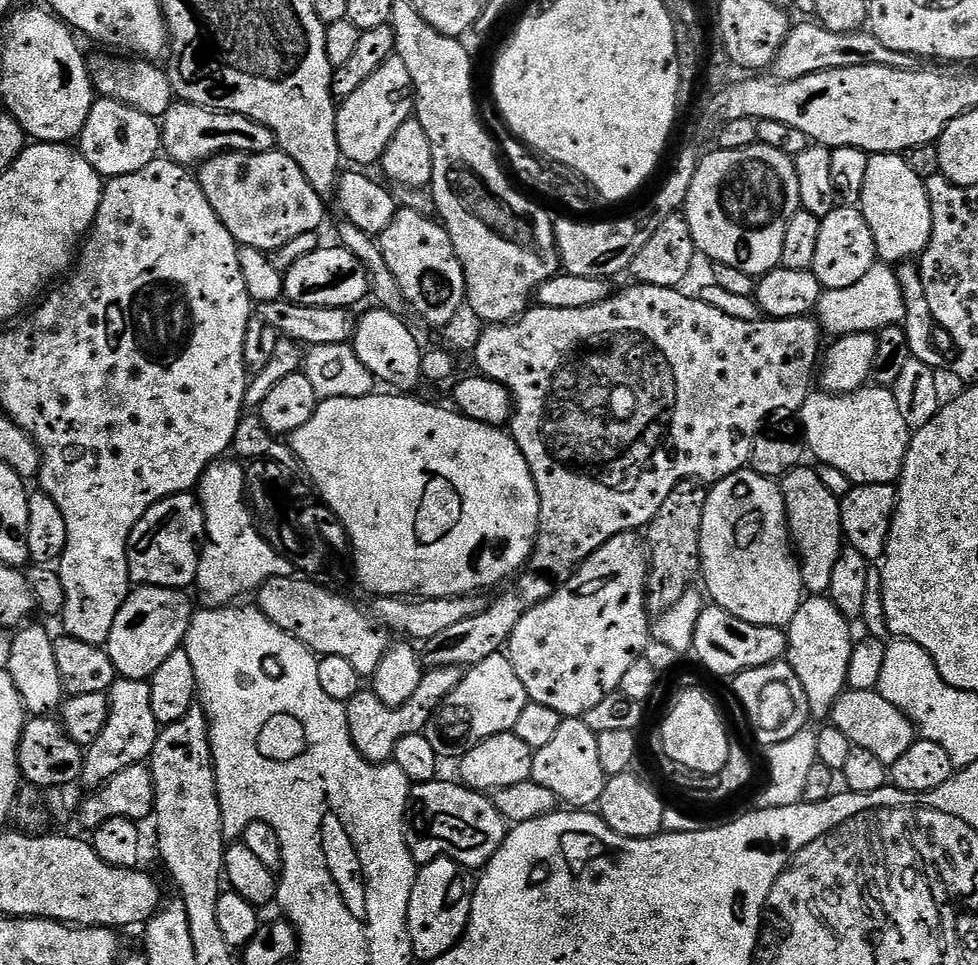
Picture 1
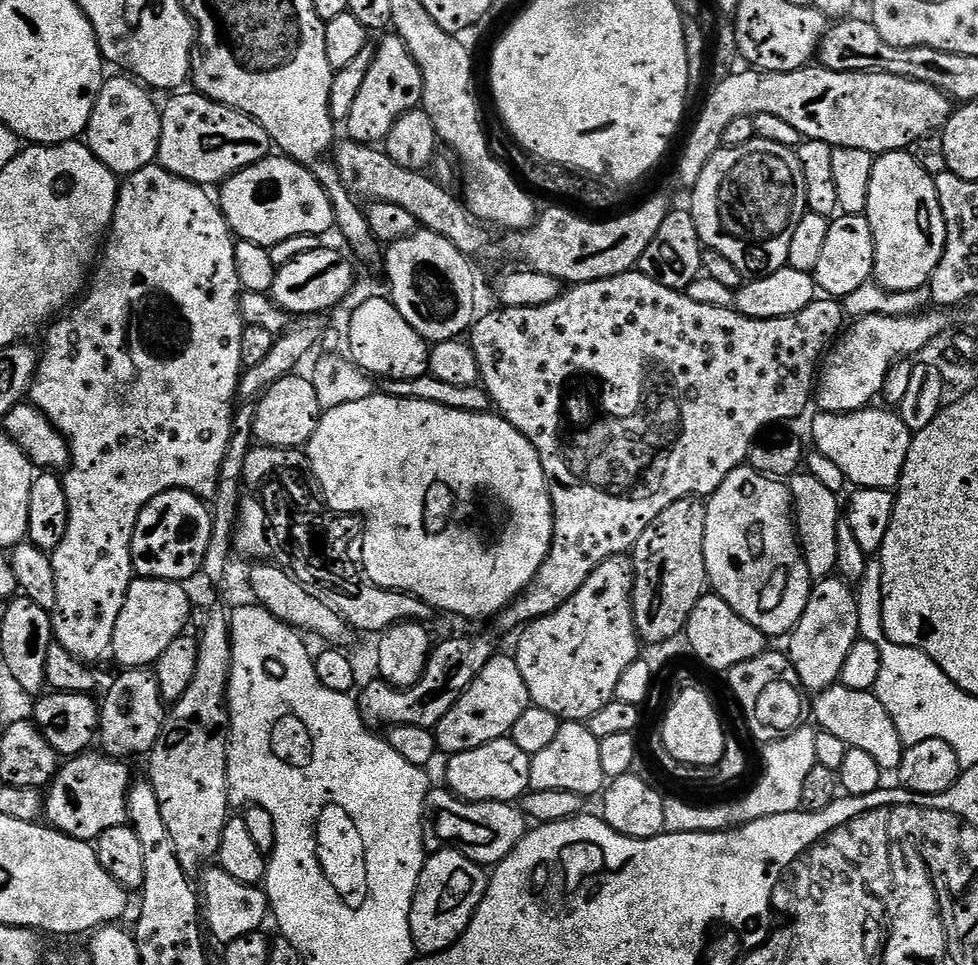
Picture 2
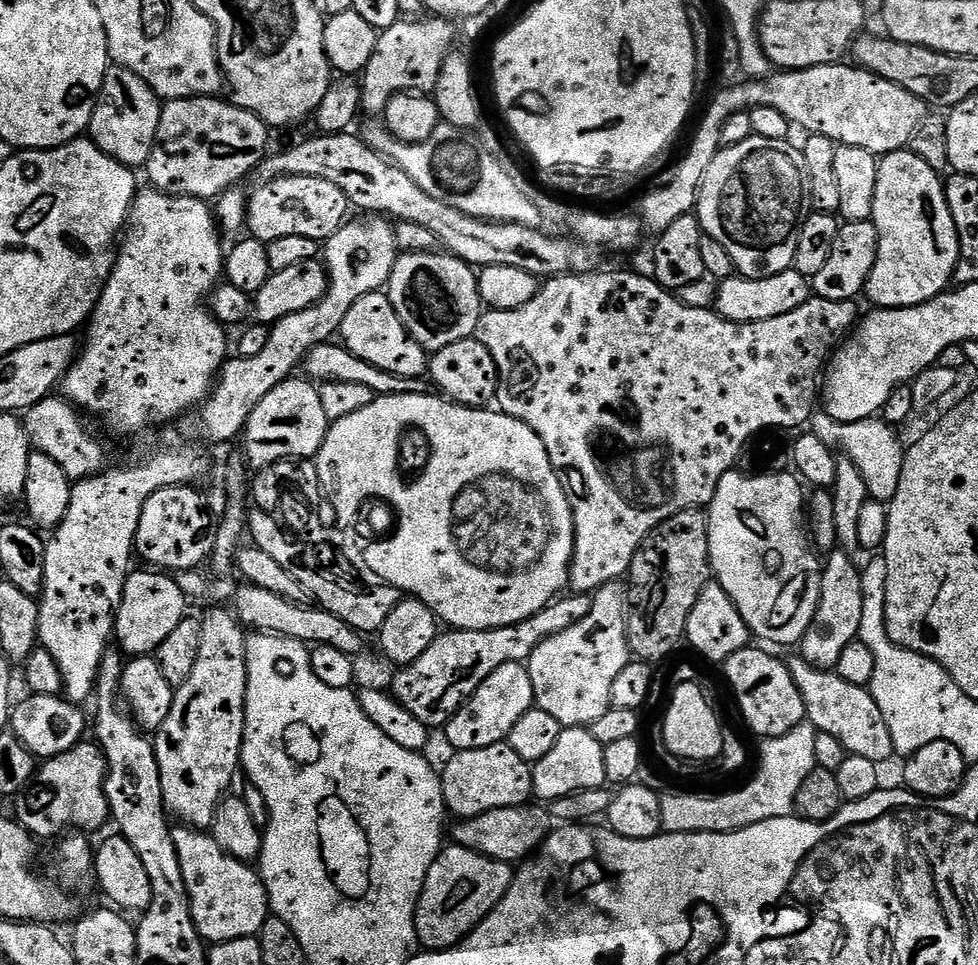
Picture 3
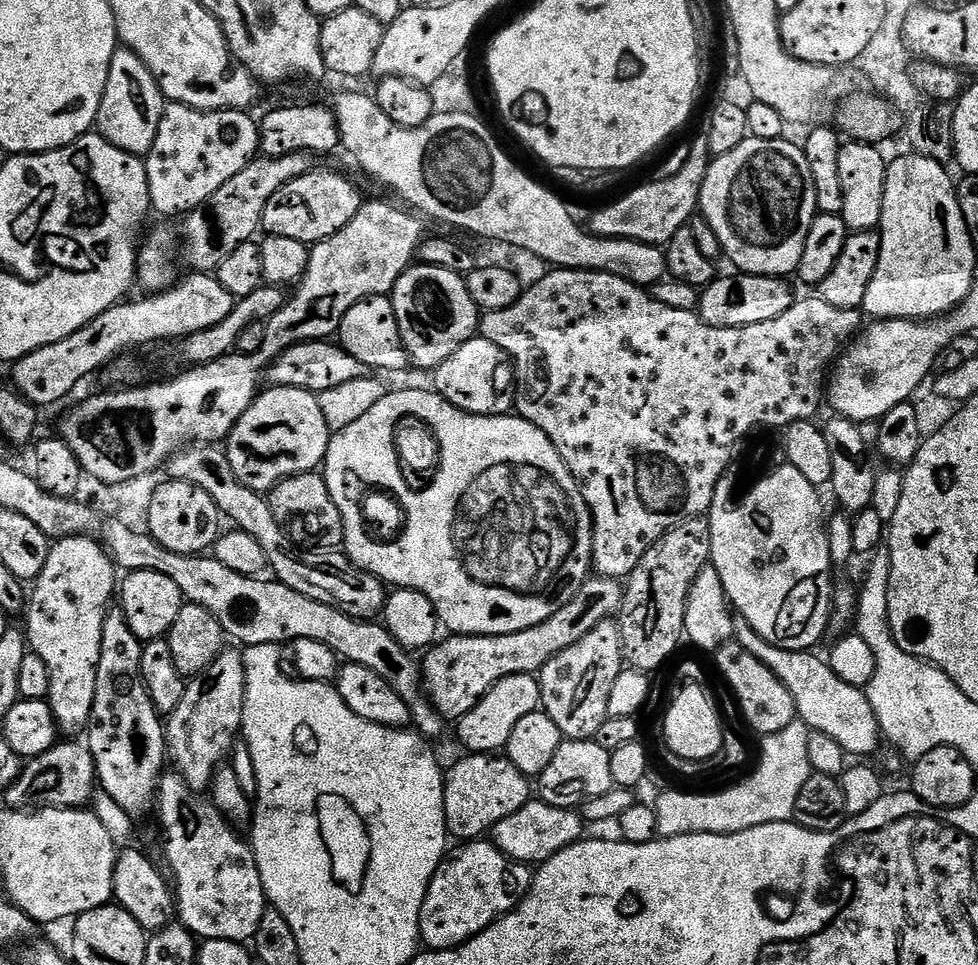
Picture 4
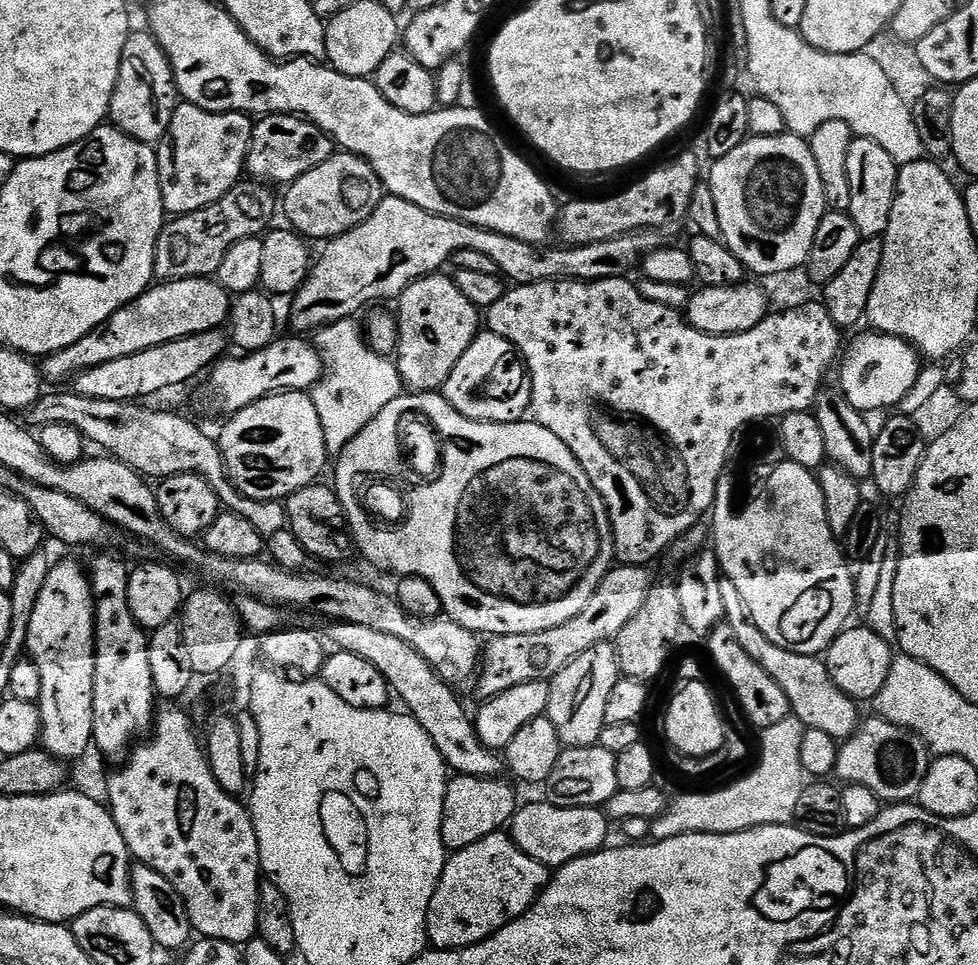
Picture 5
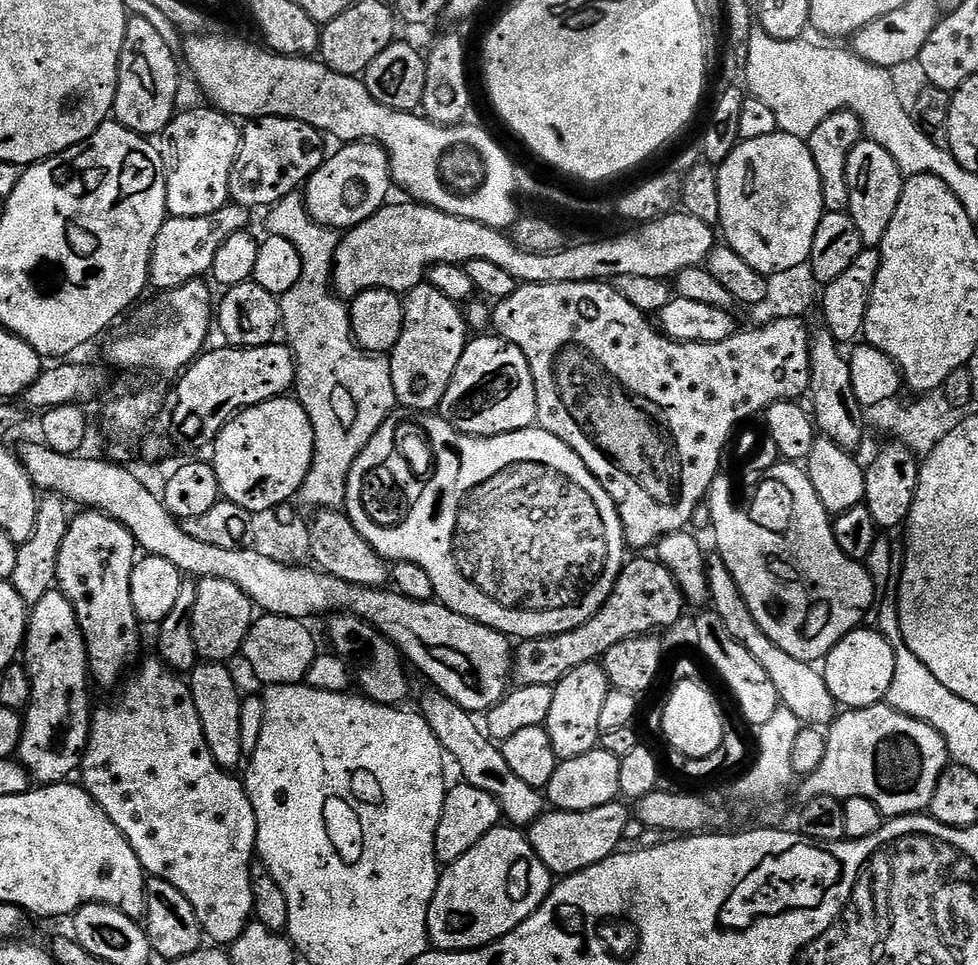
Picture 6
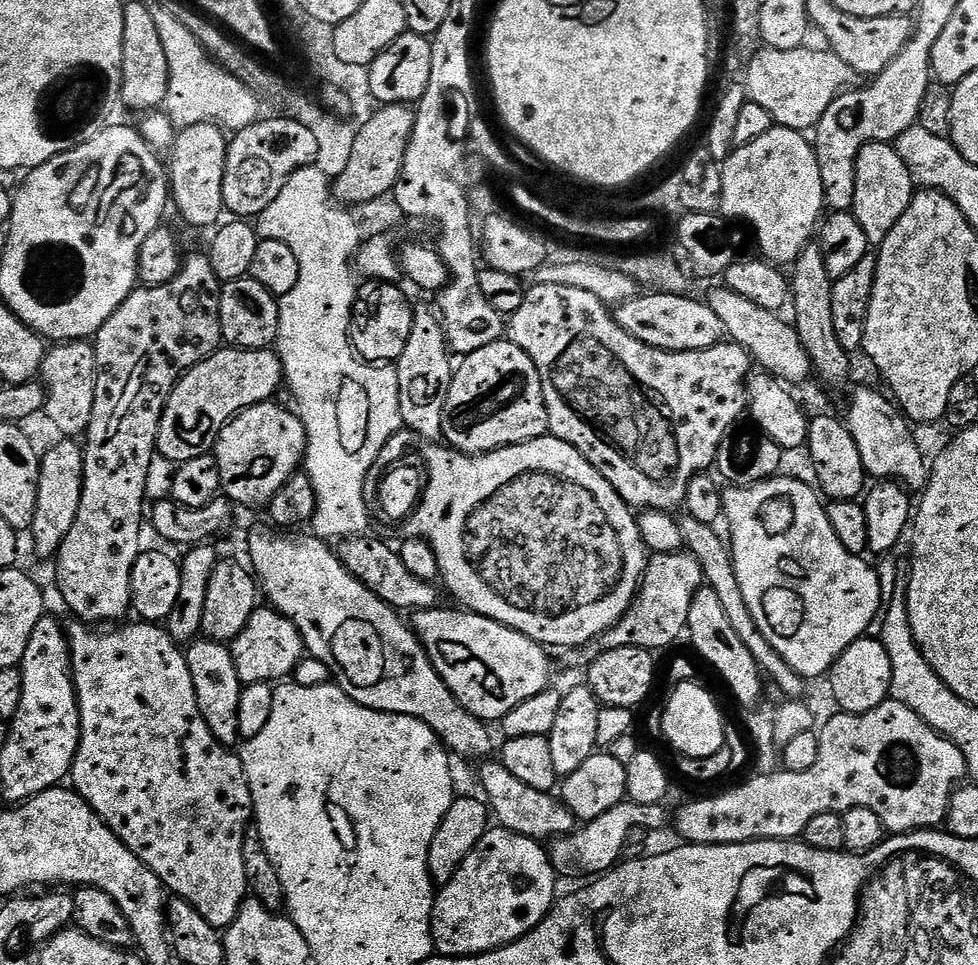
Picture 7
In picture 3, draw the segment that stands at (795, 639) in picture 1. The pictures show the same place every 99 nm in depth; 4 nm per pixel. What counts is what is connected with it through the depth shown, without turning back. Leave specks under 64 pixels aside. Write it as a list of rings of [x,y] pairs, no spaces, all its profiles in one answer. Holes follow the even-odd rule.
[[[832,550],[827,553],[820,573],[820,597],[818,610],[798,645],[799,655],[812,668],[821,670],[835,669],[842,652],[860,635],[862,626],[862,578],[861,569],[856,568],[853,557],[843,550]]]

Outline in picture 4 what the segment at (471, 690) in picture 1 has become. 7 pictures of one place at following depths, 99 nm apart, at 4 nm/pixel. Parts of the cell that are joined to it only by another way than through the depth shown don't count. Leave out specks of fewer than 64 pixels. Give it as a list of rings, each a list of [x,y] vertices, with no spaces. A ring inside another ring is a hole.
[[[510,674],[510,678],[502,678],[476,705],[474,710],[470,710],[455,725],[456,736],[460,739],[460,744],[468,754],[496,754],[507,749],[510,733],[514,726],[518,726],[519,720],[526,718],[526,714],[537,711],[541,707],[540,702],[540,682],[535,675]]]

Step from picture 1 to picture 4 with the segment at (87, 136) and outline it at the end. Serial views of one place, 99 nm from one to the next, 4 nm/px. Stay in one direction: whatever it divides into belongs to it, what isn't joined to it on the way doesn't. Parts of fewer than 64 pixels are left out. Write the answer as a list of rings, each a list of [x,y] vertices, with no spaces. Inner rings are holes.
[[[117,50],[110,62],[102,106],[98,106],[95,131],[105,136],[114,146],[118,146],[118,150],[126,150],[141,158],[147,157],[148,151],[154,146],[154,138],[158,138],[158,126],[162,122],[165,107],[162,90],[156,76],[150,74],[146,62],[142,62],[138,54]]]

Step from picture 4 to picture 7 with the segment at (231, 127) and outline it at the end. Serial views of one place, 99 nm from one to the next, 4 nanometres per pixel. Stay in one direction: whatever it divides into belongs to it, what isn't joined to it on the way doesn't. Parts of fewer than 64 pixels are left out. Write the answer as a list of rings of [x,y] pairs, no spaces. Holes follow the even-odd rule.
[[[195,124],[189,128],[181,128],[176,133],[176,140],[170,145],[172,152],[172,164],[167,165],[166,171],[170,181],[170,200],[180,211],[180,216],[188,224],[193,224],[196,228],[208,228],[221,223],[226,209],[222,198],[222,182],[226,174],[226,154],[228,153],[229,137],[225,129],[218,124]]]

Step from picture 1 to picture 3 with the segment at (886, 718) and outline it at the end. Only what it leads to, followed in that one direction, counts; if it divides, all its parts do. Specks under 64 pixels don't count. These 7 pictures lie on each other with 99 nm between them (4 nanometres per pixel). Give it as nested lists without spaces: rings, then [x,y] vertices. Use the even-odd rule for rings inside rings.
[[[789,659],[787,665],[802,694],[806,720],[817,732],[838,738],[849,754],[870,758],[870,762],[881,766],[887,765],[887,760],[894,756],[894,742],[890,738],[886,718],[882,718],[882,710],[878,710],[878,702],[874,702],[871,691],[865,686],[846,681],[835,671],[812,668],[810,662],[795,659]]]

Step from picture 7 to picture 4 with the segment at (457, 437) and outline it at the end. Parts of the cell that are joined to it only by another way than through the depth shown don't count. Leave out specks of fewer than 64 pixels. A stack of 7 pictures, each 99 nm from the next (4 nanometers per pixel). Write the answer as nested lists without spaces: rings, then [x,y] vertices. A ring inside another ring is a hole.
[[[477,334],[467,340],[446,362],[434,370],[436,384],[434,390],[446,402],[458,410],[475,416],[502,416],[511,413],[514,408],[514,373],[512,361],[494,342]]]

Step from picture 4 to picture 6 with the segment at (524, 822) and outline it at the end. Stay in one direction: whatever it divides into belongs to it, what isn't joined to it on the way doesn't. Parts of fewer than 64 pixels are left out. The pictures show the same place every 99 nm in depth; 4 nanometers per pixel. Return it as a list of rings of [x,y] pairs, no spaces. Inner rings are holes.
[[[613,802],[581,812],[548,810],[533,824],[527,825],[526,835],[534,854],[542,858],[553,877],[563,878],[610,858],[625,843],[624,831],[629,819],[630,808],[624,802]]]

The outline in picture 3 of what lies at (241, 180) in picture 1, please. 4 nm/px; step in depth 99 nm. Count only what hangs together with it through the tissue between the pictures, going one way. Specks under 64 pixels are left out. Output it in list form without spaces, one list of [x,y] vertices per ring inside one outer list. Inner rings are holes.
[[[284,176],[280,180],[270,180],[259,185],[261,188],[251,189],[248,197],[248,214],[246,217],[246,228],[255,239],[277,240],[278,238],[290,238],[301,236],[310,238],[317,242],[323,242],[333,236],[345,223],[350,212],[348,199],[330,182],[322,182],[322,178],[302,178],[301,176]]]

